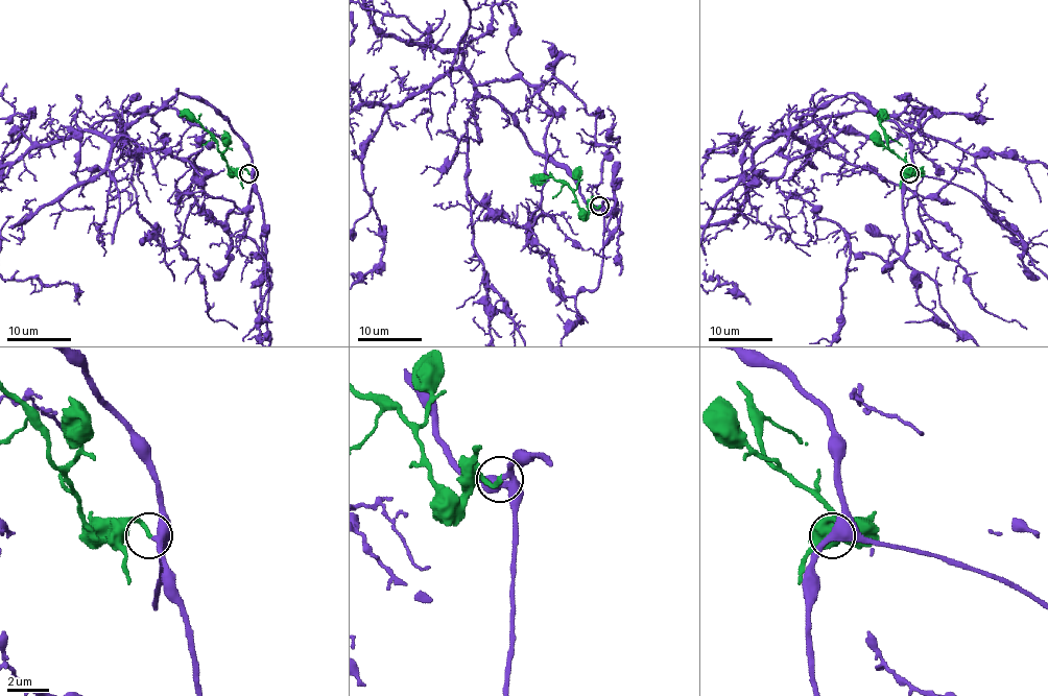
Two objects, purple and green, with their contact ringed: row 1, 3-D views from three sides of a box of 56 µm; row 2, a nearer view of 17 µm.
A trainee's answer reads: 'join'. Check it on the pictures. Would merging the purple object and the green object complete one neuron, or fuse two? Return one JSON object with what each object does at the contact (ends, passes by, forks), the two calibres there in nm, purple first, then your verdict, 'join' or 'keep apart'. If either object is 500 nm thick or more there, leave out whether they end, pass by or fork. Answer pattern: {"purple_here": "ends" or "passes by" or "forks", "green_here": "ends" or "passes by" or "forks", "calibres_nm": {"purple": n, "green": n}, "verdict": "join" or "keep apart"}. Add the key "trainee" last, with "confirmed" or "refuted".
{"purple_here": "passes by", "green_here": "ends", "calibres_nm": {"purple": 320, "green": 220}, "verdict": "join", "trainee": "confirmed"}

